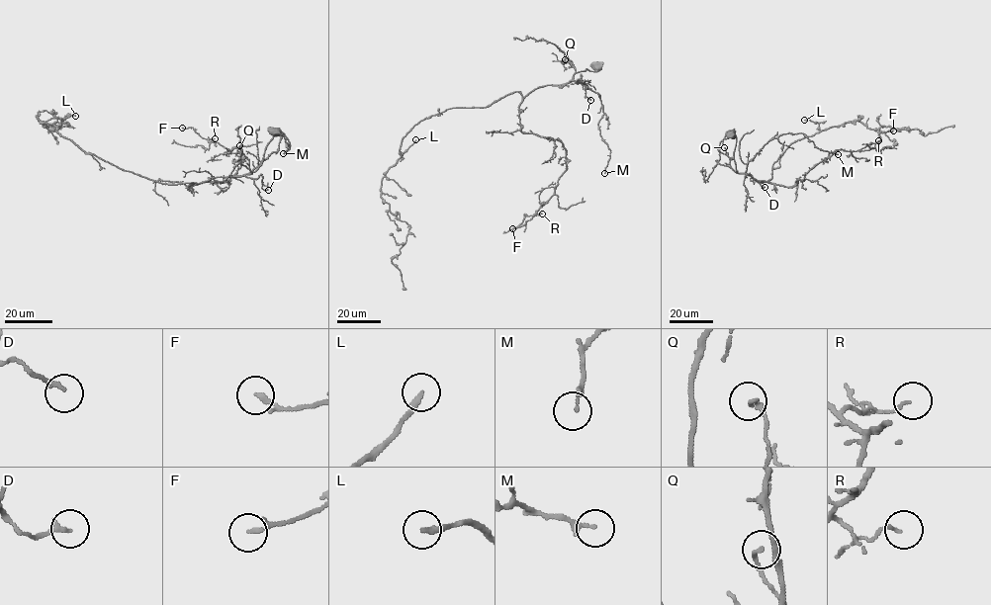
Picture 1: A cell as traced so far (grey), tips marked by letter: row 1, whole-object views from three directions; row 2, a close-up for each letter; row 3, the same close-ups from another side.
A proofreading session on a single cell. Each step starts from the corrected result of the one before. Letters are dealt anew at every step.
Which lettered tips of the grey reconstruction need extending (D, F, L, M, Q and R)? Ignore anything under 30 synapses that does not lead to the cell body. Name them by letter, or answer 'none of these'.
L

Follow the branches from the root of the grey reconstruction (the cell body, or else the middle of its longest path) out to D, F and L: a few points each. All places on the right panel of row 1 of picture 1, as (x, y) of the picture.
D: (732, 134), (736, 137), (734, 159), (737, 172), (745, 173), (745, 177), (751, 174), (765, 187)
F: (732, 134), (738, 173), (793, 187), (837, 150), (859, 150), (879, 140), (880, 132), (893, 130)
L: (732, 134), (737, 172), (764, 182), (791, 144), (820, 130), (817, 123), (804, 120)

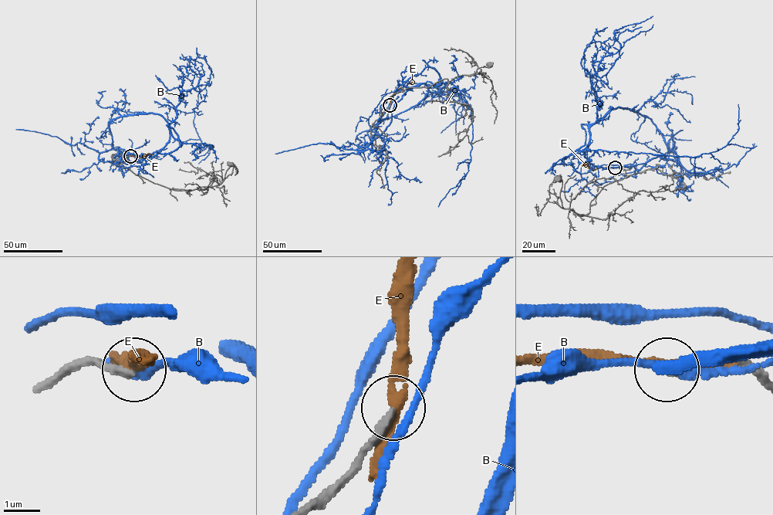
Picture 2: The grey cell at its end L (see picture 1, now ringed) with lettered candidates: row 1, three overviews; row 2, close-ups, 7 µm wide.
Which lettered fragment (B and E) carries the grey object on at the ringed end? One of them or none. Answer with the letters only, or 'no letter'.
no letter

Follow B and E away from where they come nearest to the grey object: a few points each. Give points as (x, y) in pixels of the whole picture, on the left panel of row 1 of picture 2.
B: (130, 156), (99, 158), (121, 148), (152, 154), (170, 133), (213, 148), (201, 142), (194, 111)
E: (130, 156), (140, 157), (148, 154), (153, 154)

